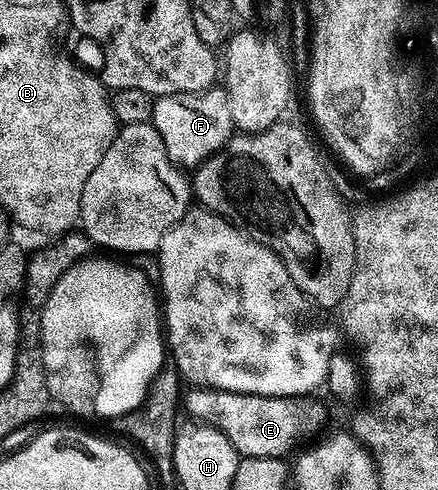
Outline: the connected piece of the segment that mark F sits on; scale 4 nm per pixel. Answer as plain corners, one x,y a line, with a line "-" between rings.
219,85
193,95
158,96
153,102
150,123
161,133
161,141
165,141
165,153
180,169
194,169
211,155
220,154
235,127
229,113
229,97

